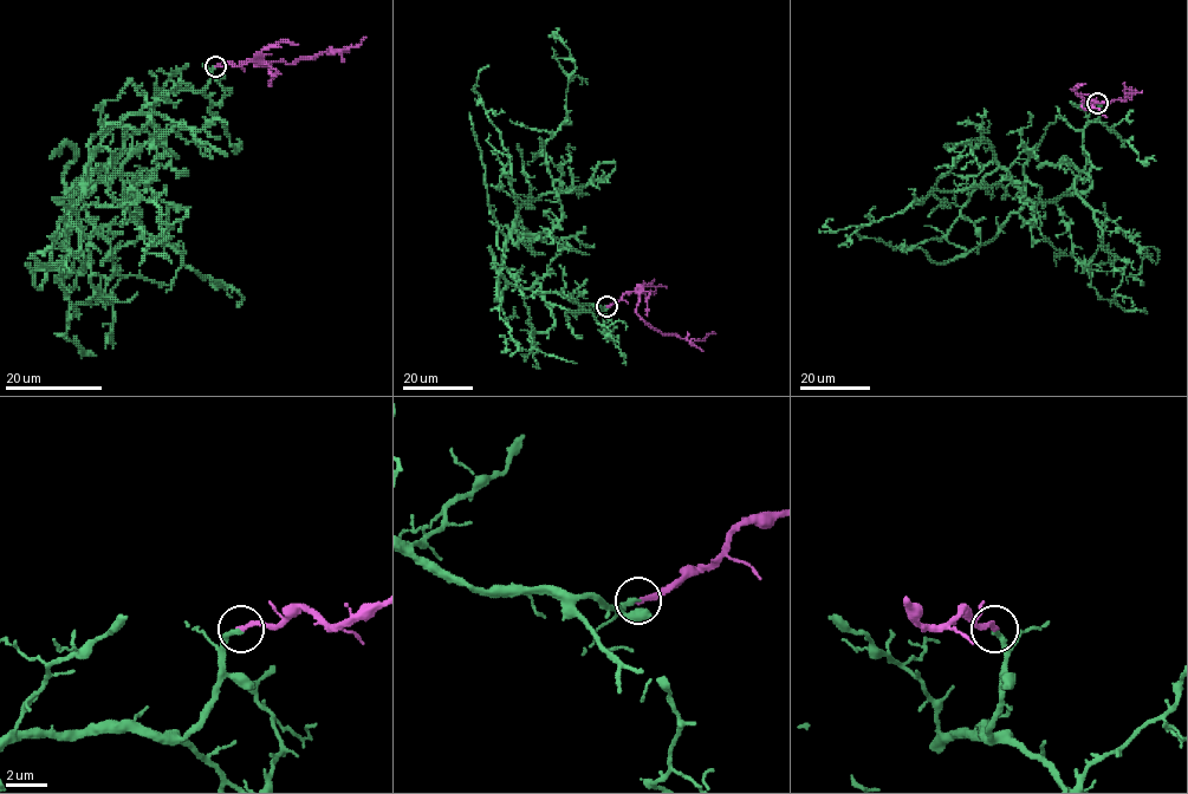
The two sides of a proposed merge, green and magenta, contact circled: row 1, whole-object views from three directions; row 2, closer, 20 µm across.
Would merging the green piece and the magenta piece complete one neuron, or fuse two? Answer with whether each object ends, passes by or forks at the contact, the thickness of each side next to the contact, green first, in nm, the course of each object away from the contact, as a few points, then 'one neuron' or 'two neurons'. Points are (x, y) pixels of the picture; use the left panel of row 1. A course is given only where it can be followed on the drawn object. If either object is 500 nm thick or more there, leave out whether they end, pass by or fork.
green ends | magenta ends | 240/240 nm | green via (215, 66), (201, 91), (163, 91), (69, 192), (153, 173), (130, 187), (170, 236), (145, 228) | magenta via (215, 66), (257, 59), (260, 60), (255, 65), (279, 60), (290, 63), (357, 46), (365, 38) | one neuron

